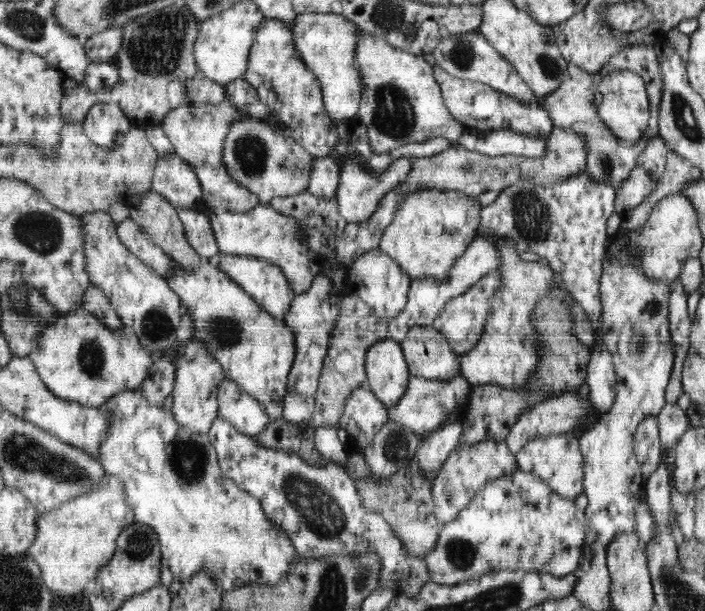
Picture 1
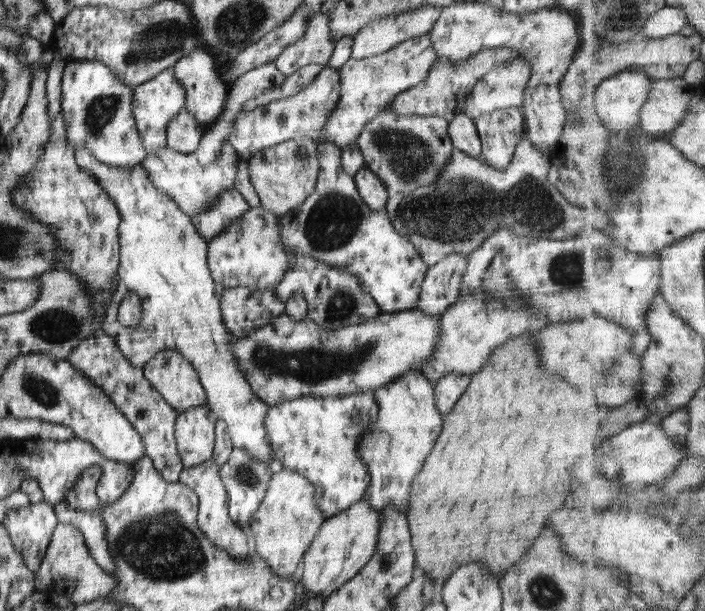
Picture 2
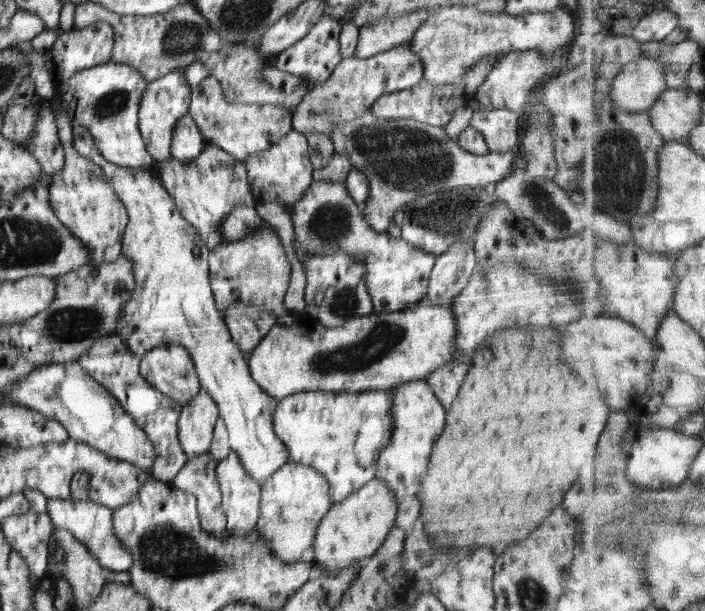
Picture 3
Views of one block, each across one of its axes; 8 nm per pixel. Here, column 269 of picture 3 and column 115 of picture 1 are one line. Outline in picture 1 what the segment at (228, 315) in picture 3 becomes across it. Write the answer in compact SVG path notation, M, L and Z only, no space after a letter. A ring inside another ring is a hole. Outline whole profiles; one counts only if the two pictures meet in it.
M91 284L86 289L80 308L98 318L108 328L120 329L124 327L123 321L114 311L110 299L99 286Z

